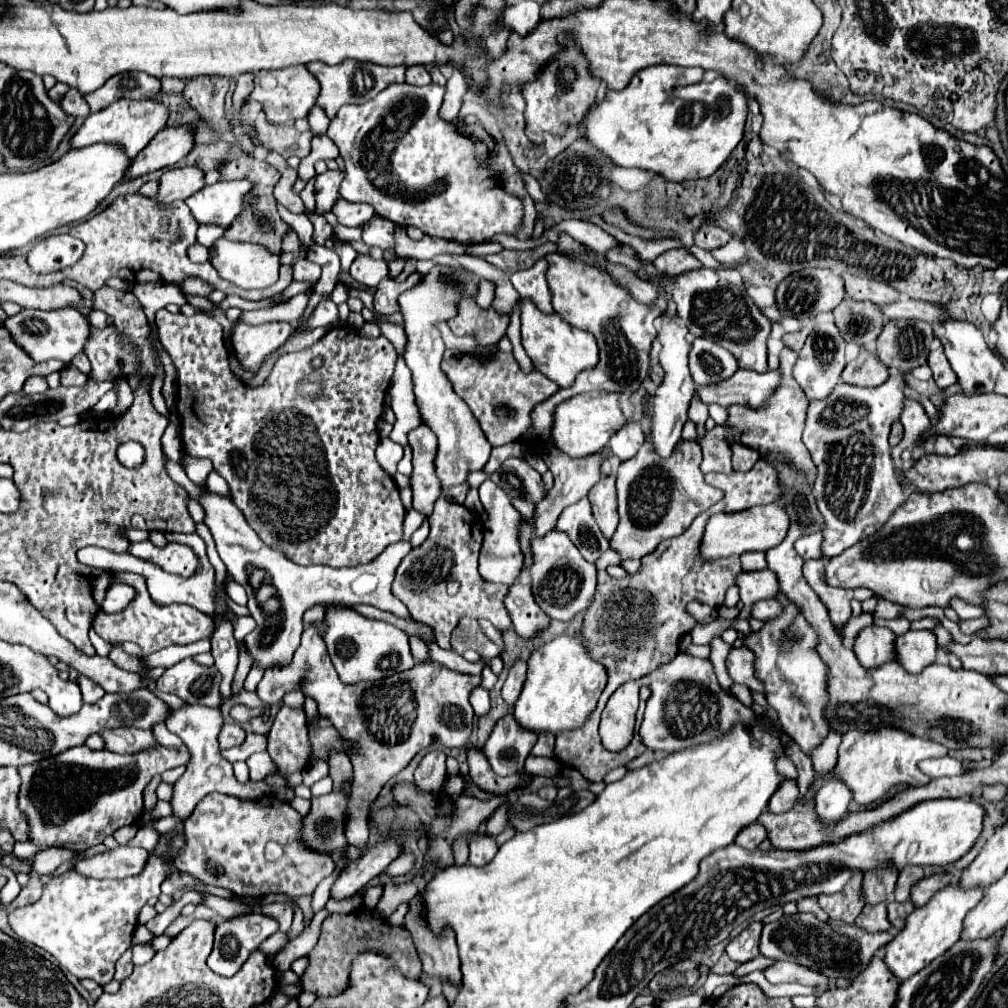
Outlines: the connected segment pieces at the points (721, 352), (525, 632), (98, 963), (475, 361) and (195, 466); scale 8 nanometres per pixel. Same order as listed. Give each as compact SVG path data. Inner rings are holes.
M694 339L690 349L690 373L698 387L726 381L738 371L736 357L712 339Z
M520 583L512 585L508 589L504 605L510 613L510 619L512 619L512 625L514 625L516 633L526 637L526 639L534 637L550 621L548 615L536 605L528 585L520 585Z
M174 833L166 853L158 855L152 851L144 871L126 879L88 879L72 871L62 873L44 889L40 901L11 913L10 927L25 942L46 949L65 976L70 971L78 979L92 979L98 985L106 985L114 979L116 961L132 947L140 909L150 897L160 895L160 885L184 845L184 833Z
M496 351L488 357L462 355L454 361L442 361L442 369L448 375L448 379L452 381L452 385L456 387L456 393L470 405L472 413L480 421L484 435L488 437L488 441L492 445L504 445L510 441L518 441L528 429L528 413L534 409L536 403L540 403L540 401L548 399L552 393L556 393L556 387L558 387L554 381L550 381L540 371L524 373L520 369L520 365L516 363L514 355L502 353L502 351ZM500 403L512 405L516 409L516 417L502 423L494 415L494 407Z
M182 457L184 463L184 471L186 475L196 483L196 485L204 485L208 479L208 473L212 471L212 463L208 459L190 459L190 457Z

